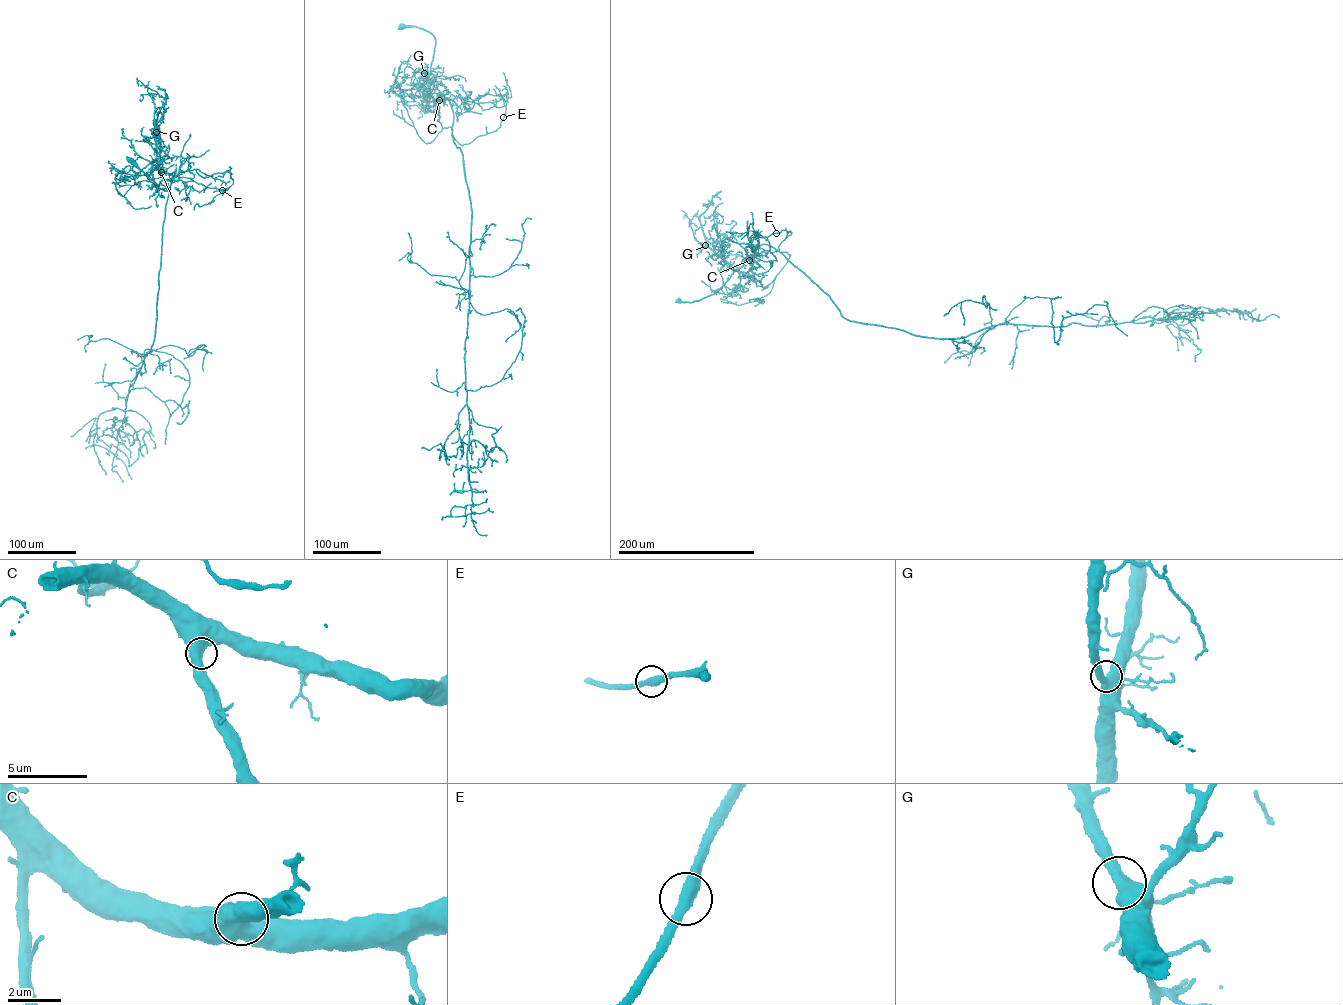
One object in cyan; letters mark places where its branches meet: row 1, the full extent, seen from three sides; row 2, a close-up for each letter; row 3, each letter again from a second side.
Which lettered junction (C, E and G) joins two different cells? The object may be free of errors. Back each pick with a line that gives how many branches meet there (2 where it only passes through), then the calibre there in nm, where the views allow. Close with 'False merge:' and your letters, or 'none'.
False merge: none

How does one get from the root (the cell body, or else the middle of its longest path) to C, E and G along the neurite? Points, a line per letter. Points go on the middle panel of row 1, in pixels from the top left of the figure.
C: (401, 26), (422, 28), (434, 36), (428, 89), (439, 100)
E: (401, 26), (434, 37), (428, 89), (436, 100), (448, 99), (459, 144), (496, 130), (504, 117)
G: (401, 26), (422, 28), (434, 37), (428, 85), (429, 80), (424, 73)

